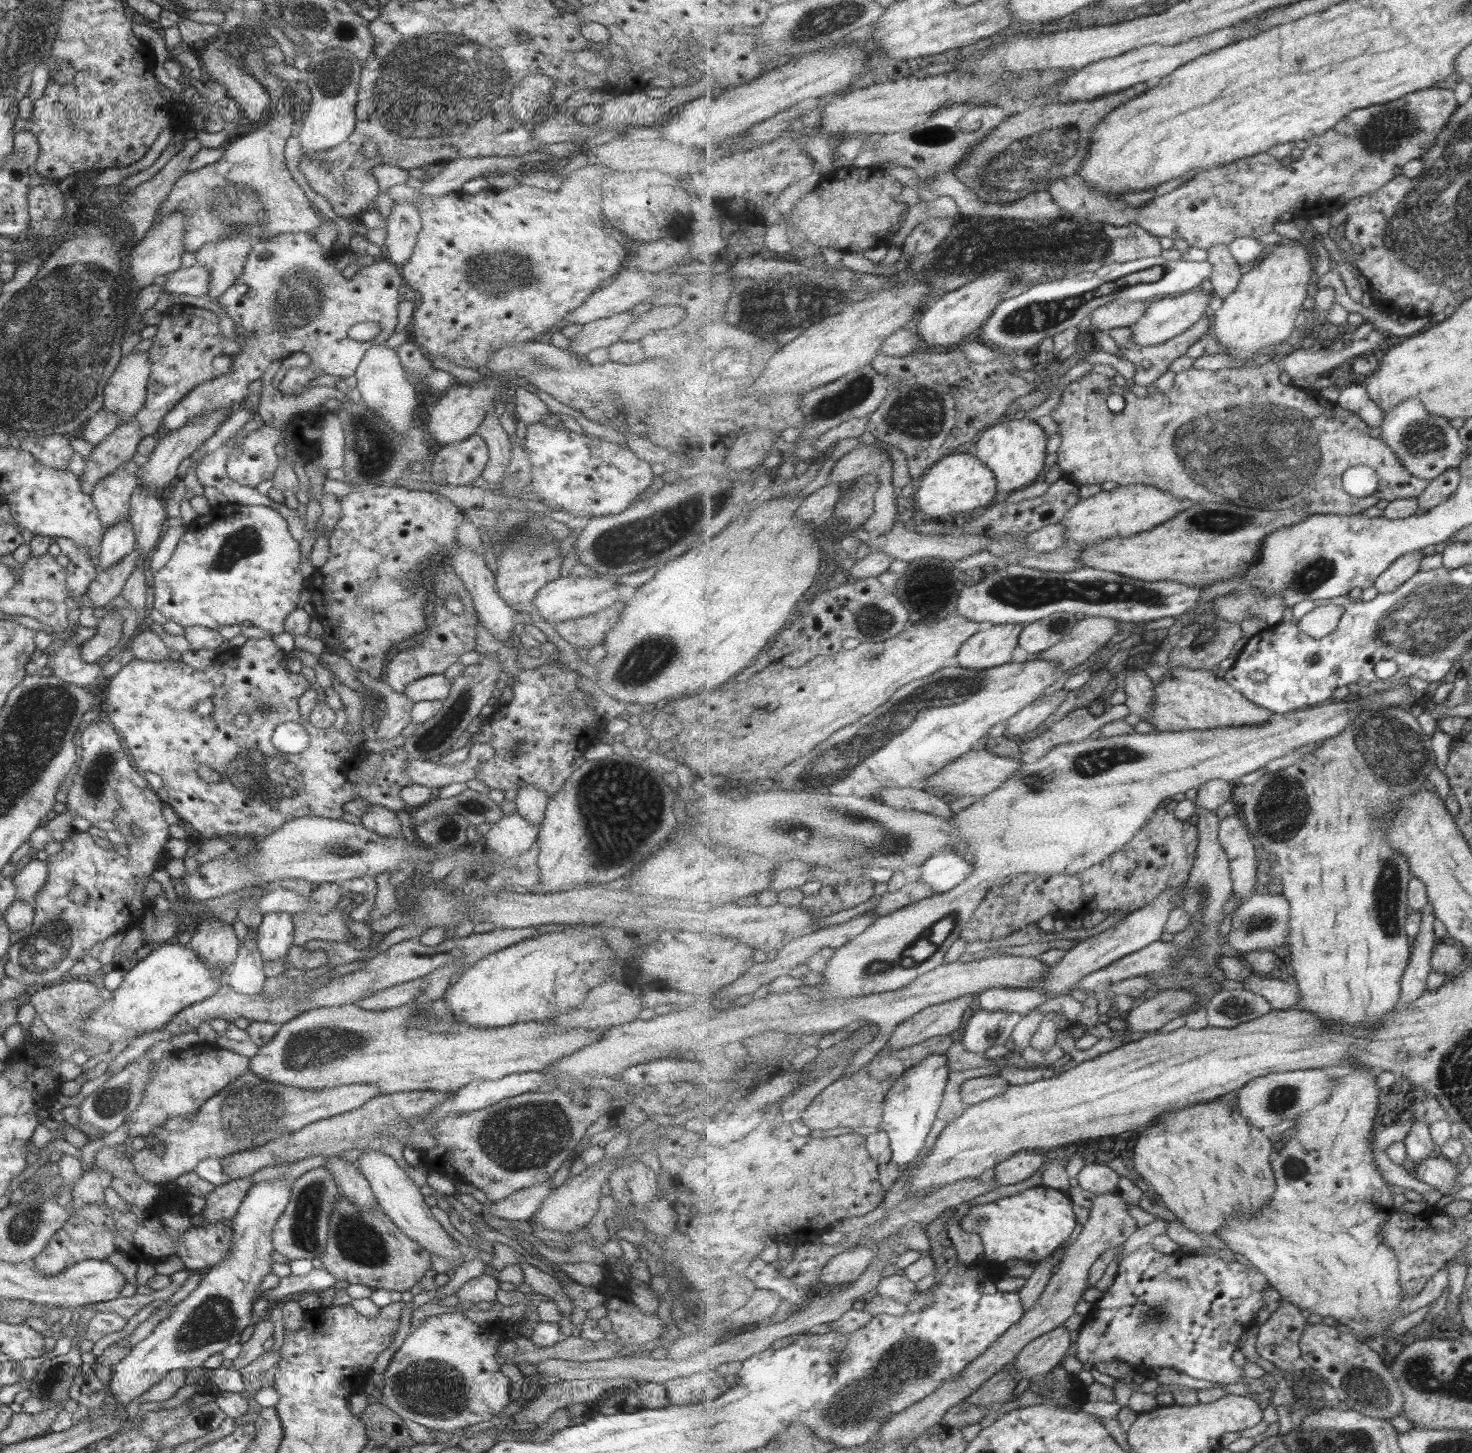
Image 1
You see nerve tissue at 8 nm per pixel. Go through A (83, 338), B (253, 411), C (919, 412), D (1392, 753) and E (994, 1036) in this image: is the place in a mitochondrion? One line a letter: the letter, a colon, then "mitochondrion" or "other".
A: mitochondrion
B: other
C: mitochondrion
D: mitochondrion
E: other

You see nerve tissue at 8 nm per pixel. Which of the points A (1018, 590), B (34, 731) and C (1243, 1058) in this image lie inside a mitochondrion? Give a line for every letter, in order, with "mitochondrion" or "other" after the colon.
A: mitochondrion
B: mitochondrion
C: other

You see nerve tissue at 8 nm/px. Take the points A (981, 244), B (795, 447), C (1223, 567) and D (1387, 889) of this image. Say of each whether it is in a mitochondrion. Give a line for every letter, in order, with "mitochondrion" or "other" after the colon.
A: mitochondrion
B: other
C: other
D: mitochondrion

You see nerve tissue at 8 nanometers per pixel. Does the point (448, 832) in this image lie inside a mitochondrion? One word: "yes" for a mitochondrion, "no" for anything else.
yes

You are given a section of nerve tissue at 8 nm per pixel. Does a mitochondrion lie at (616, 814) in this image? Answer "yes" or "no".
yes

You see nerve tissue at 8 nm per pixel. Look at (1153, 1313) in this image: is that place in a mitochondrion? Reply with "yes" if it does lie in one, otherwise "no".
yes

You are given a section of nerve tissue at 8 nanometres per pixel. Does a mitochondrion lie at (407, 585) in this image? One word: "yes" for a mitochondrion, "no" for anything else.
yes

